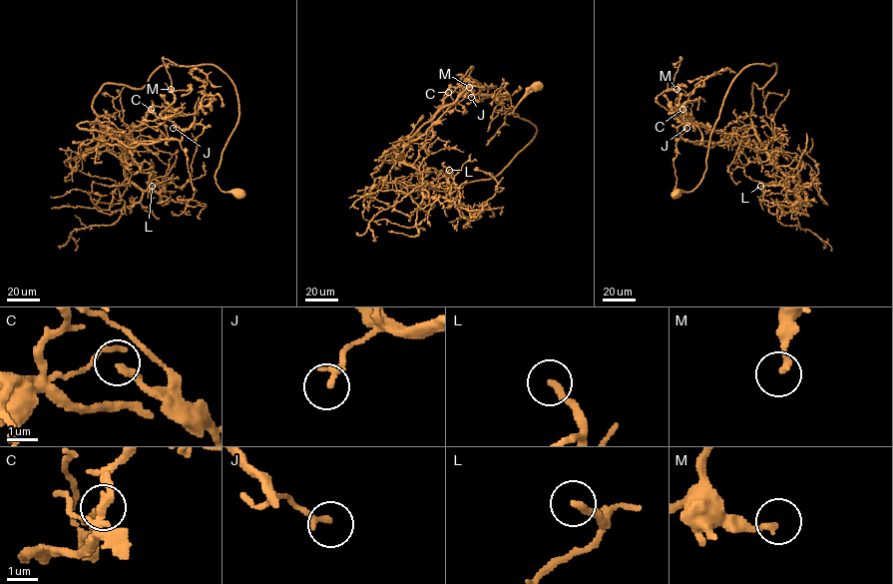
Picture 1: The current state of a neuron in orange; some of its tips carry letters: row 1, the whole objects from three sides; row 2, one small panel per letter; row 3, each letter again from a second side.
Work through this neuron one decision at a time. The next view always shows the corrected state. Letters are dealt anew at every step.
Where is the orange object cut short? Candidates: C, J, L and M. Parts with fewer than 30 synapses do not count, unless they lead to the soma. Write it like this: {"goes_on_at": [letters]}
{"goes_on_at": ["L"]}

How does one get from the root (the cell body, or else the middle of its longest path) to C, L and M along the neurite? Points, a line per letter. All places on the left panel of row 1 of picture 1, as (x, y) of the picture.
C: (237, 195), (215, 178), (238, 116), (222, 69), (165, 64), (92, 106), (121, 137), (151, 109)
L: (237, 195), (215, 175), (238, 98), (211, 64), (165, 64), (94, 99), (125, 175), (152, 186)
M: (237, 195), (215, 178), (238, 116), (219, 67), (105, 83), (92, 108), (121, 137), (160, 118), (171, 89)

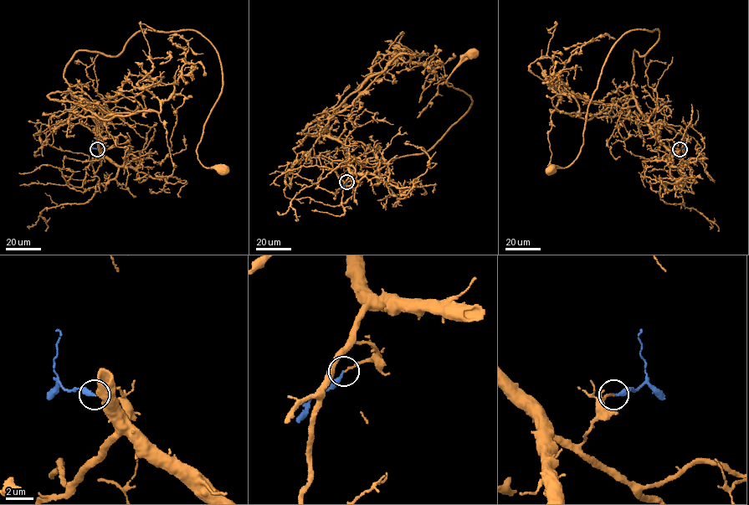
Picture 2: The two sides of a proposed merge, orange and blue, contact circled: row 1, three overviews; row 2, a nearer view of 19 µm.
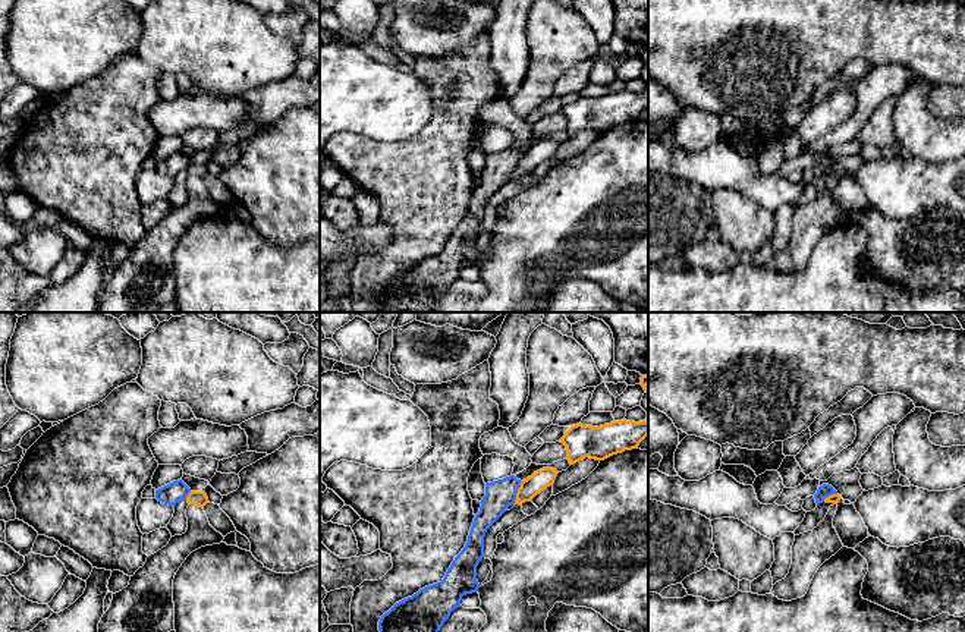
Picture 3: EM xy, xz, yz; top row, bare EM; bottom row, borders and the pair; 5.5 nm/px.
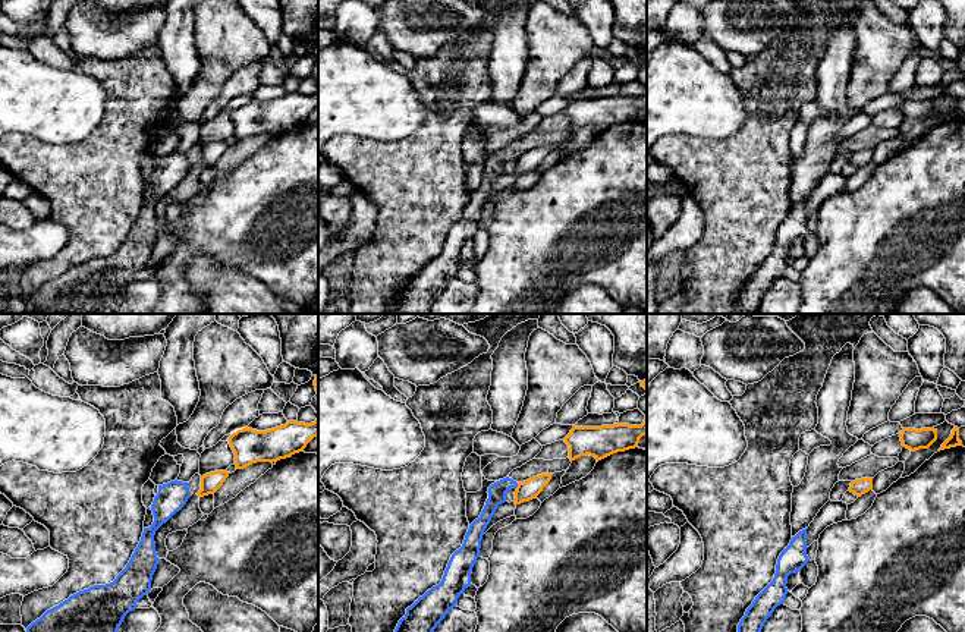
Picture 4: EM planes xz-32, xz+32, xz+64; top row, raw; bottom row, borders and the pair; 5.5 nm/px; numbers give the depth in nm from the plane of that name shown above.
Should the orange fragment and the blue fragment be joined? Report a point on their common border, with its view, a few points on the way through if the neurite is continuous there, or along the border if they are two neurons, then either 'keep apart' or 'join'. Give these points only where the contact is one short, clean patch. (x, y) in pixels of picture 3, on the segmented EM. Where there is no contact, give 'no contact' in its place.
contact xz (516, 493); border xz (522, 481), (514, 503); keep apart

